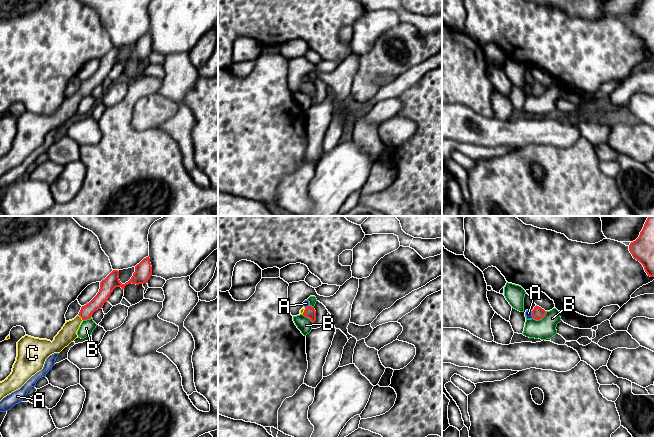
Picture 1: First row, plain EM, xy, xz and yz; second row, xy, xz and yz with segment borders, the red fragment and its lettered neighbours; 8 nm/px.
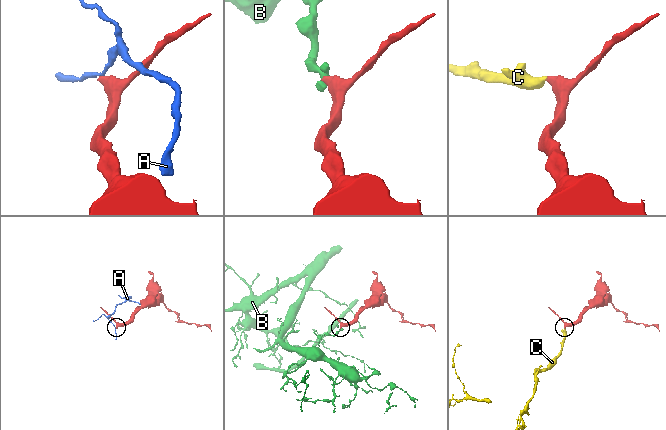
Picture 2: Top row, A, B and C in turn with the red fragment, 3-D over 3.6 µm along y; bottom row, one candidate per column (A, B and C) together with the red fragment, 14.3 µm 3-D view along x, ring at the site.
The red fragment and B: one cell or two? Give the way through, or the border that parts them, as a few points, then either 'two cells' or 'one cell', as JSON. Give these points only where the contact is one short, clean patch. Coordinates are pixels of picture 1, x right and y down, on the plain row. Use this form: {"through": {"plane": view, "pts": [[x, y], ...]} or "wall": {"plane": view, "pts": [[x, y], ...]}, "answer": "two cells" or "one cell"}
{"wall": {"plane": "yz", "pts": [[546, 87], [541, 94], [532, 94]]}, "answer": "two cells"}

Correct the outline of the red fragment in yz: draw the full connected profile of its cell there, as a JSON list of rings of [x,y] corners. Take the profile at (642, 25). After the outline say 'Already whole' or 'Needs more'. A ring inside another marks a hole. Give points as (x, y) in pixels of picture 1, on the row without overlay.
[[[644,0],[639,13],[630,19],[629,27],[633,34],[643,41],[647,51],[654,53],[654,0]]]. Already whole

